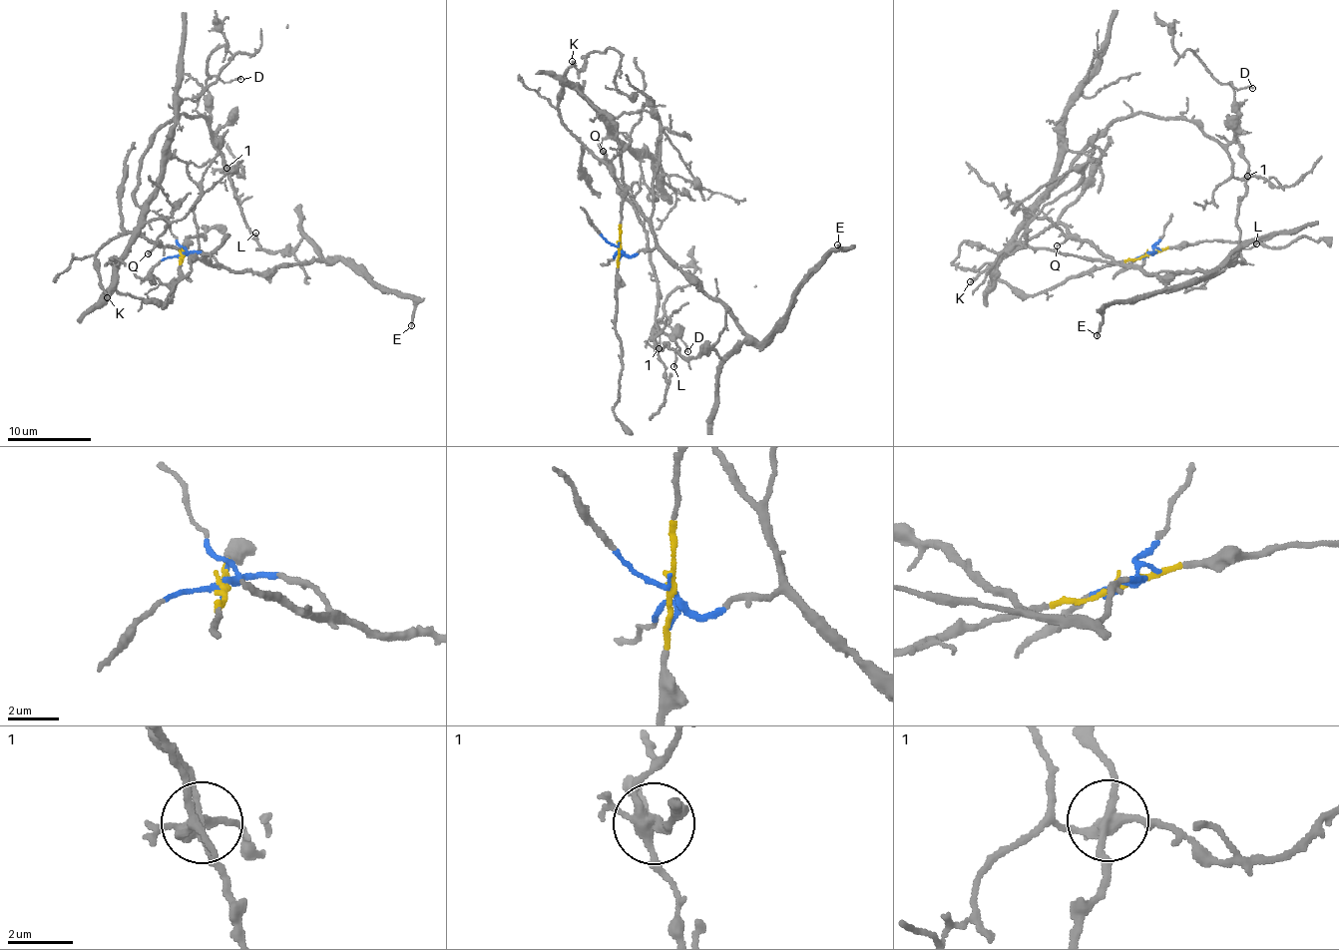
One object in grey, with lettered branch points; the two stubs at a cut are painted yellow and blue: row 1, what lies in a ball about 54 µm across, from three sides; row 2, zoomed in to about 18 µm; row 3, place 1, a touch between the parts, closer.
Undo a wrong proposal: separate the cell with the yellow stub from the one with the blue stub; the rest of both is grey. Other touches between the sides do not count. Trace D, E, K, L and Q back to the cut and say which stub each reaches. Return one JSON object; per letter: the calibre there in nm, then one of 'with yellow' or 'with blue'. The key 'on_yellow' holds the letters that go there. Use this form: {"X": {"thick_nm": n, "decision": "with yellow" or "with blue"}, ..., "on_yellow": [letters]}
{"D": {"thick_nm": 130, "decision": "with blue"}, "E": {"thick_nm": 190, "decision": "with blue"}, "K": {"thick_nm": 240, "decision": "with blue"}, "L": {"thick_nm": 110, "decision": "with blue"}, "Q": {"thick_nm": 140, "decision": "with blue"}, "on_yellow": []}

